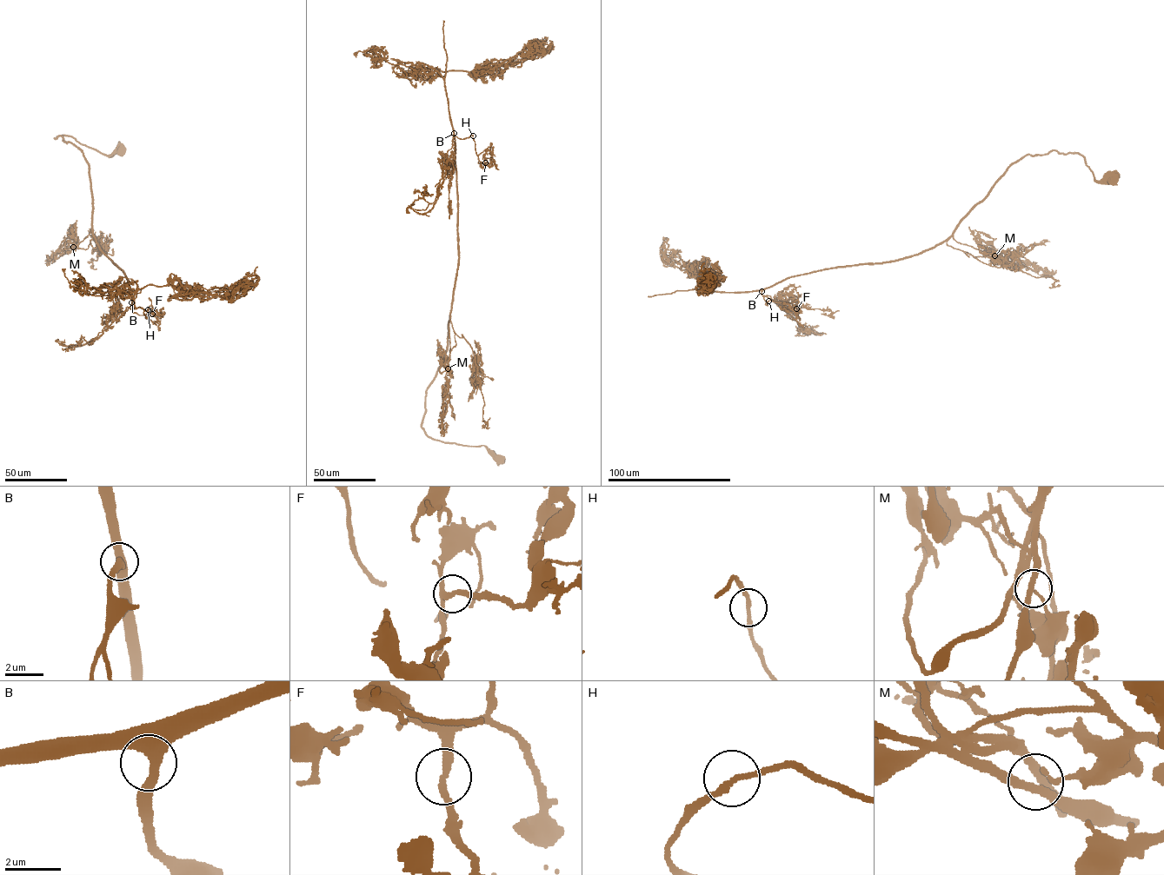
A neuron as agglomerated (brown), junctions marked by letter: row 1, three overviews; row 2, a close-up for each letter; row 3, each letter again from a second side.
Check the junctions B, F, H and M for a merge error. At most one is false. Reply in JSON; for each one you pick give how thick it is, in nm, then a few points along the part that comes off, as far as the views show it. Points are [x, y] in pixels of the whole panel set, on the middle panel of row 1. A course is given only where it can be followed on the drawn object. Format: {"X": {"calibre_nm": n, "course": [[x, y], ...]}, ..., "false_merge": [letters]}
{"false_merge": []}

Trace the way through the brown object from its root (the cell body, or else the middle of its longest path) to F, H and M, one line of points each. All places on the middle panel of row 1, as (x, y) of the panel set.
F: (500, 459), (422, 427), (458, 265), (454, 134), (472, 134), (485, 162)
H: (500, 459), (485, 446), (433, 440), (422, 427), (426, 388), (448, 348), (458, 265), (453, 135), (472, 135)
M: (500, 459), (485, 446), (466, 446), (433, 440), (422, 427), (426, 388), (448, 348), (449, 321), (448, 368)

